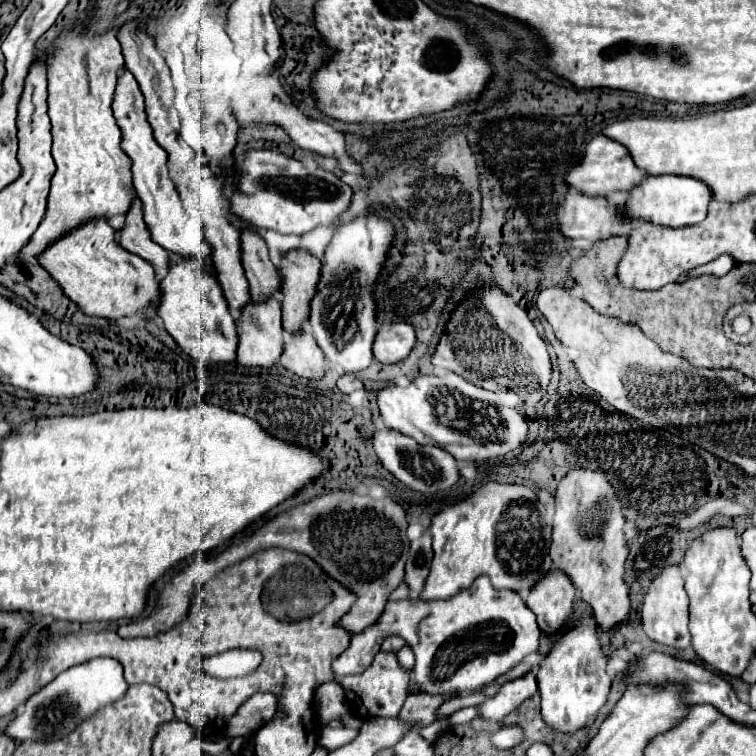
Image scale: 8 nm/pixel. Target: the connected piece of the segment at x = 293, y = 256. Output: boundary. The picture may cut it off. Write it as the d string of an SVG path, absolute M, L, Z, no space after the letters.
M289 250L283 254L283 328L289 334L299 332L309 320L311 296L319 282L319 268L323 264L307 250Z

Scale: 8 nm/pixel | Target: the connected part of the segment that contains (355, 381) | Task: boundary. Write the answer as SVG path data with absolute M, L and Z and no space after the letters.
M341 376L337 380L337 388L339 388L341 394L351 394L355 390L361 390L363 384L361 384L361 380L357 376Z

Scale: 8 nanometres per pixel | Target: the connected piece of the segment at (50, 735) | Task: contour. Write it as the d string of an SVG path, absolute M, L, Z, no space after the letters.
M95 658L85 664L77 664L65 672L61 672L51 684L43 686L37 694L33 694L23 712L19 710L13 722L7 726L5 734L17 740L57 740L59 736L67 736L83 718L89 718L101 706L119 700L127 690L127 682L123 678L123 668L117 660L111 658Z

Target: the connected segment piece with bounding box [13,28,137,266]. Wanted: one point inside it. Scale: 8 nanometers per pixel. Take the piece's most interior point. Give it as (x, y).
(93, 178)

